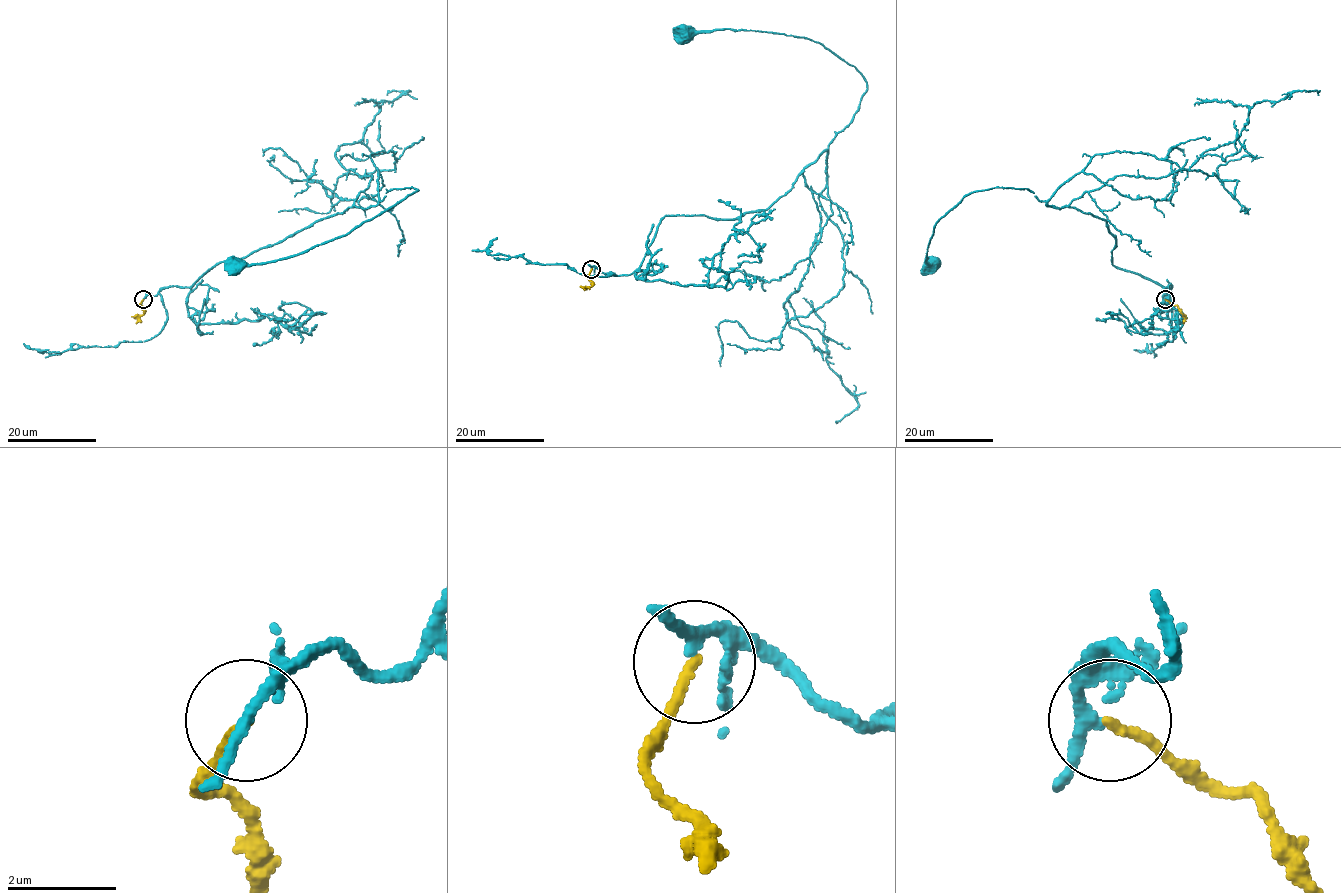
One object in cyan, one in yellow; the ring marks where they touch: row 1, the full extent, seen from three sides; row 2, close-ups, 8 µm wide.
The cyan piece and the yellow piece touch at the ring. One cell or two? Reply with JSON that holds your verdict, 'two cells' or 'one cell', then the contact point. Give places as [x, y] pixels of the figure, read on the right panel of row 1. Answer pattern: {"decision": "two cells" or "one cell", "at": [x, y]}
{"decision": "two cells", "at": [1165, 299]}

